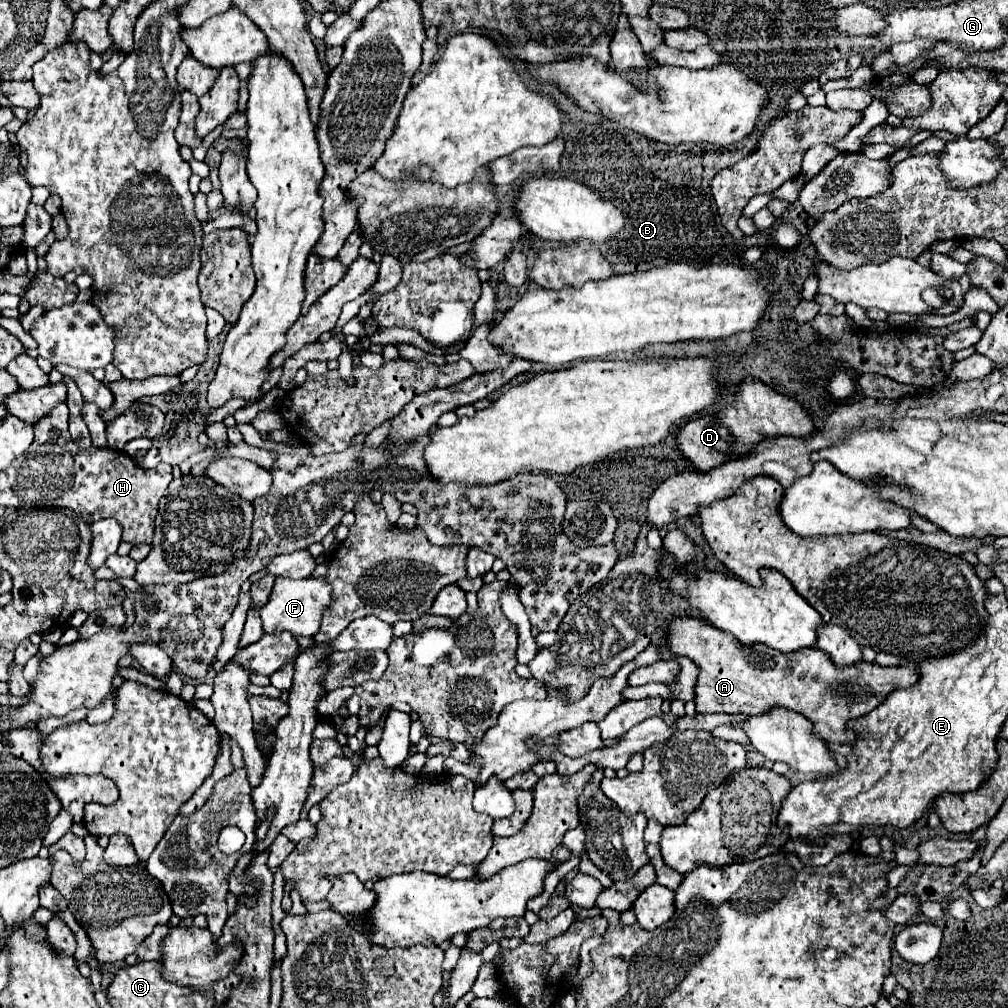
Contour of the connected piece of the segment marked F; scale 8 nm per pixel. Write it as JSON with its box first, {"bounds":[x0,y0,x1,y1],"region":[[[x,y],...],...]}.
{"bounds":[261,577,331,637],"region":[[[277,577],[275,587],[271,591],[271,597],[261,609],[261,619],[263,619],[263,631],[273,635],[281,631],[297,635],[309,635],[313,637],[321,625],[321,615],[329,605],[331,597],[331,585],[321,577],[321,579],[289,579],[289,577]]]}

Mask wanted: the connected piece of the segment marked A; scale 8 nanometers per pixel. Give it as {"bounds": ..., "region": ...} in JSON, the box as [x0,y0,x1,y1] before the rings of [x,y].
{"bounds":[667,617,919,743],"region":[[[673,617],[667,621],[667,643],[673,655],[687,657],[699,667],[695,685],[697,713],[761,715],[773,705],[781,705],[813,721],[813,733],[829,743],[853,743],[855,735],[845,729],[849,719],[867,715],[893,689],[911,687],[919,681],[917,671],[907,667],[881,667],[867,661],[849,667],[833,665],[829,655],[817,647],[799,649],[797,653],[777,653],[767,645],[745,647],[731,633],[693,617]]]}

